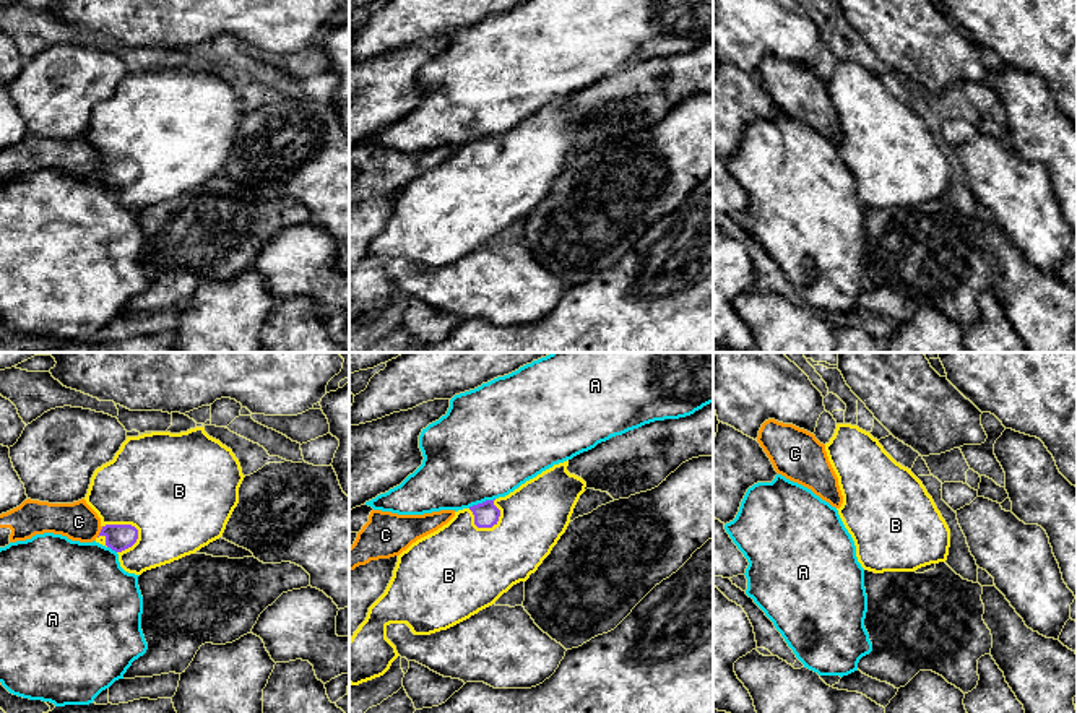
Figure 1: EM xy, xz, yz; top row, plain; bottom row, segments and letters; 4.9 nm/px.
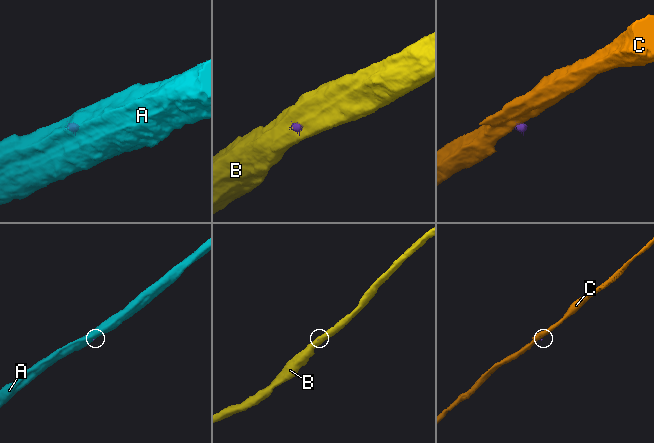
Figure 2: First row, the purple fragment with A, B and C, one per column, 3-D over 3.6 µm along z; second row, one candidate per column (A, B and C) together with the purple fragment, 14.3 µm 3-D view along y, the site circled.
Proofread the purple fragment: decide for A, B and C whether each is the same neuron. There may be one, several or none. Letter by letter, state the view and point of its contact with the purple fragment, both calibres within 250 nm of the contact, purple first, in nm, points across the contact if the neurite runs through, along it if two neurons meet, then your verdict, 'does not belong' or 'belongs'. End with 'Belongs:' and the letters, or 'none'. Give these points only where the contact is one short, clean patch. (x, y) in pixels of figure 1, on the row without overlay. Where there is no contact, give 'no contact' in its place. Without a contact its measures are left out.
A: contact xz (483, 138); calibres 120 and 480 nm; border xz (494, 133), (468, 143); does not belong
B: contact xy (124, 161); calibres 130 and 460 nm; belongs
C: contact xy (101, 168); calibres 130 and 190 nm; border xy (103, 163), (96, 172); does not belong
Belongs: B

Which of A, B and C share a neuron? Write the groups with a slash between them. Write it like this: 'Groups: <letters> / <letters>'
Groups: A / B / C

